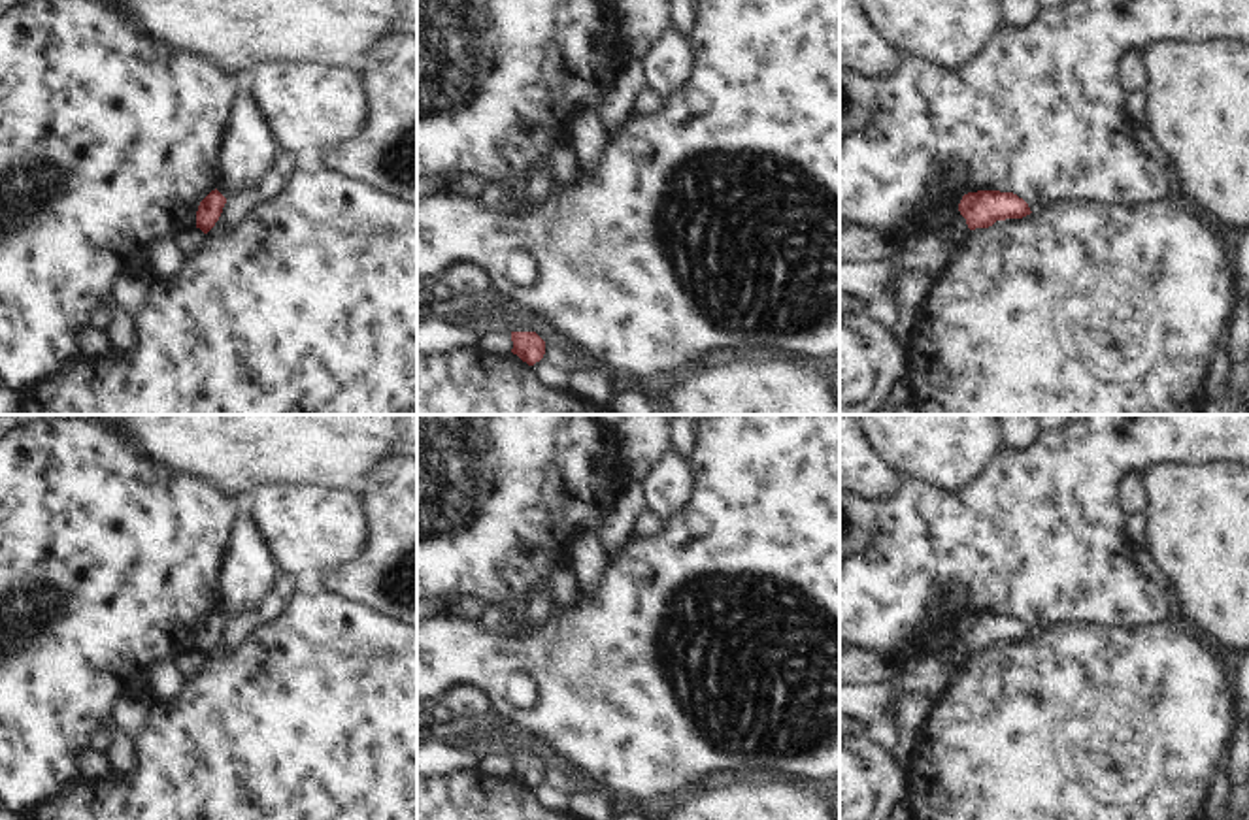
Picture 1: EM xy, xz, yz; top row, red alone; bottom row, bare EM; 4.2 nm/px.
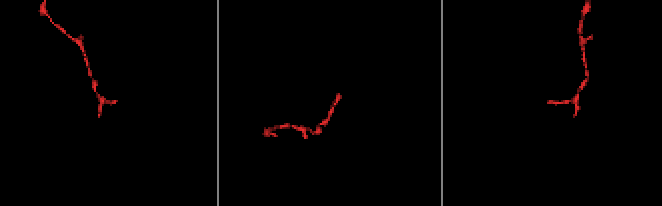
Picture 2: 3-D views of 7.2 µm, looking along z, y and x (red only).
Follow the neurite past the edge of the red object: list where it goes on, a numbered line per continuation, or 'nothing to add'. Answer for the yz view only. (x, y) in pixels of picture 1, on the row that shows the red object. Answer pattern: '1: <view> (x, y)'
nothing to add

